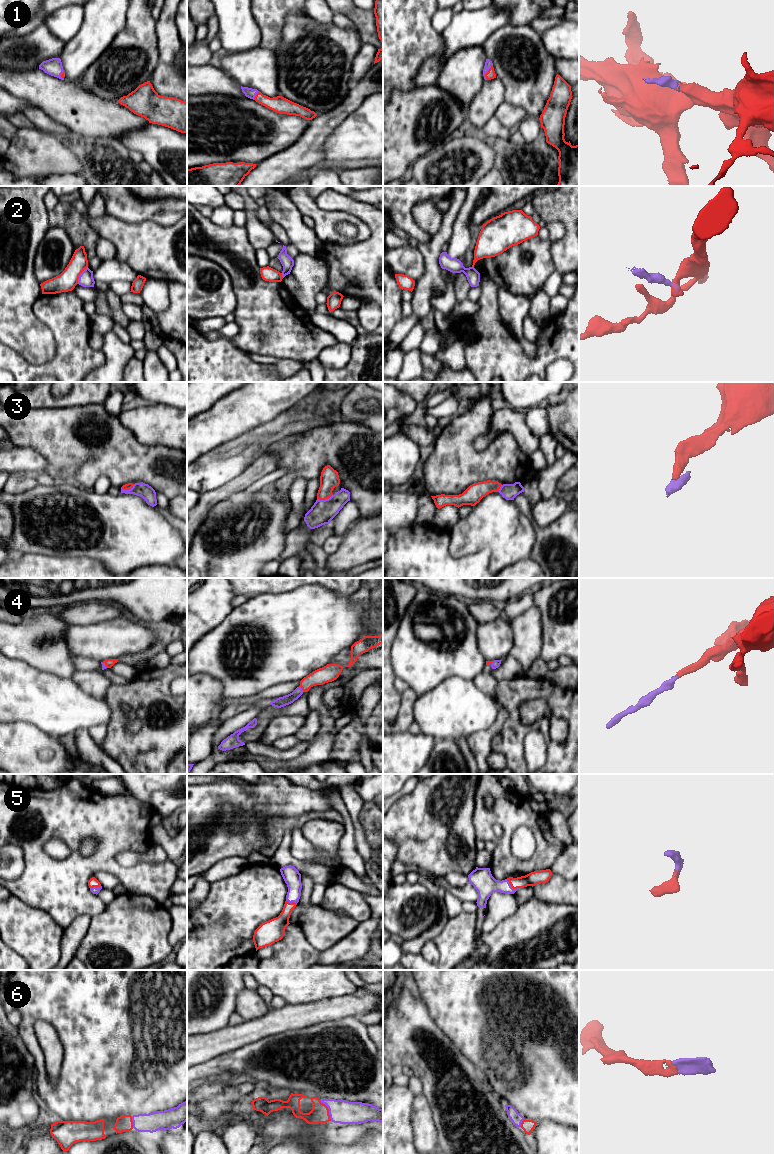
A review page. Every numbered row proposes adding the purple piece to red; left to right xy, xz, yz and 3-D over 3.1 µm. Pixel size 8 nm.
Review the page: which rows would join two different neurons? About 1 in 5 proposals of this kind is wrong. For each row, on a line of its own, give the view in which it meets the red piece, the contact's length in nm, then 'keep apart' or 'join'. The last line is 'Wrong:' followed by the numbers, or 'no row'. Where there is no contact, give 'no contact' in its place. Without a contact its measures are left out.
1: meets red in yz; contact 140 nm long; join
2: meets red in xy; contact 170 nm long; keep apart
3: meets red in xz; contact 130 nm long; join
4: meets red in xz; contact 60 nm long; join
5: meets red in yz; contact 130 nm long; join
6: meets red in xz; contact 190 nm long; join
Wrong: 2

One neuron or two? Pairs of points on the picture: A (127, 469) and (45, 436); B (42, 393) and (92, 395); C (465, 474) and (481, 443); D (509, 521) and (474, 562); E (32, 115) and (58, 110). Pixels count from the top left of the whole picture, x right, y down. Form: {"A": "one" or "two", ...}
{"A": "one", "B": "one", "C": "two", "D": "two", "E": "two"}

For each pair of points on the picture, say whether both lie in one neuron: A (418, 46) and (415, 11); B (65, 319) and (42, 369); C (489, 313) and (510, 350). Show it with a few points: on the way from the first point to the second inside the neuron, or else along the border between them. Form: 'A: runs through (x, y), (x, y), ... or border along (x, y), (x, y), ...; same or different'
A: runs through (415, 37), (415, 20); same
B: runs through (65, 333), (65, 353), (56, 362); same
C: runs through (489, 322), (489, 329), (501, 341); same

